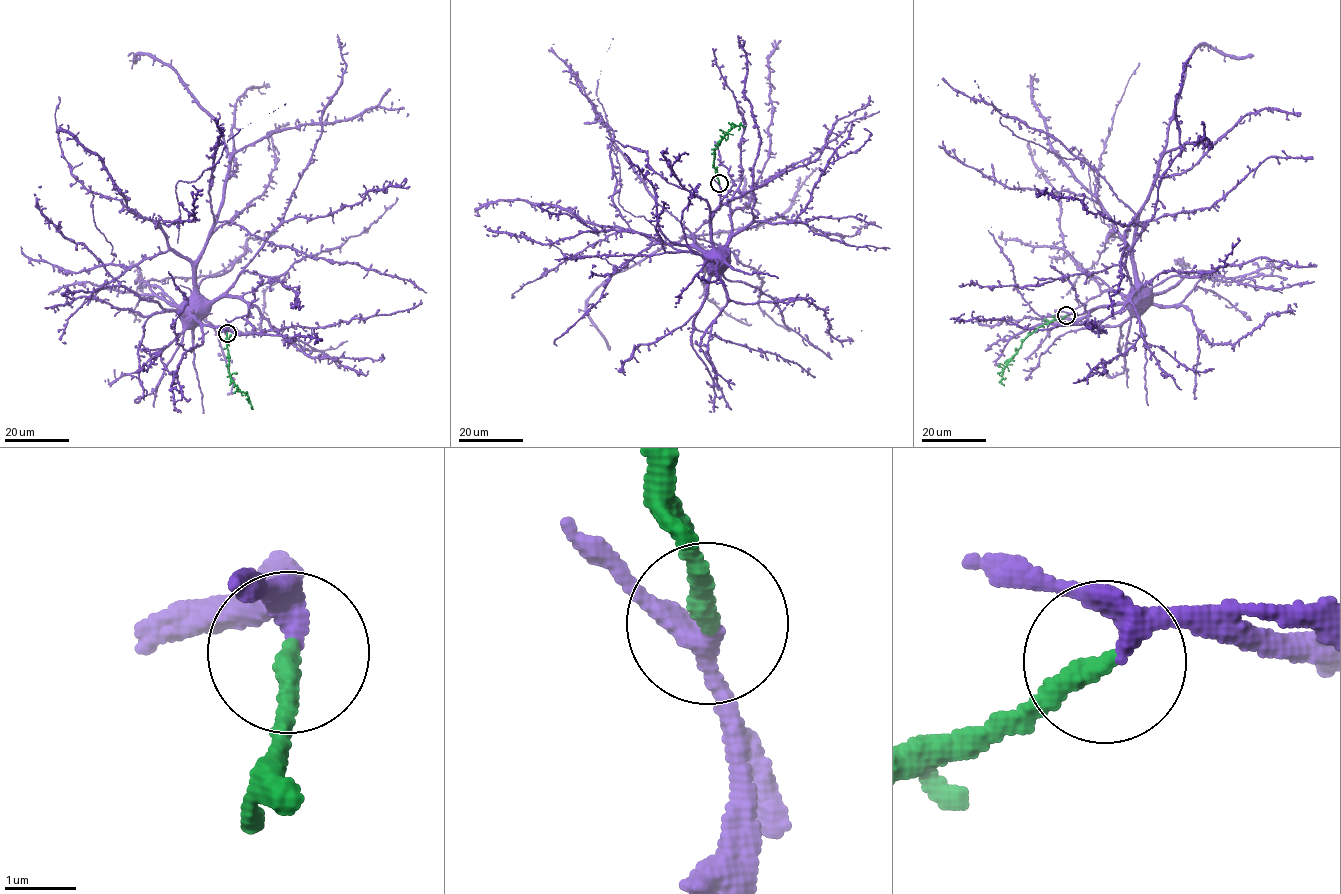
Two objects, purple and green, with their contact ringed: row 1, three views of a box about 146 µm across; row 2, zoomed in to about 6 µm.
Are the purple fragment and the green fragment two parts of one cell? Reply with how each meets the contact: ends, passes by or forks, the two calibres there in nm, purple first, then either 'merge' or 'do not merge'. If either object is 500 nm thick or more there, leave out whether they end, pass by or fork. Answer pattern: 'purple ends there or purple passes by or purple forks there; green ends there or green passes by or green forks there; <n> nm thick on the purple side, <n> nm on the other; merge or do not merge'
purple passes by; green ends there; 240 nm thick on the purple side, 300 nm on the other; merge

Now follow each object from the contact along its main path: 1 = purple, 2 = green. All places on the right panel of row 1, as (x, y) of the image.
1: (1067, 315), (1116, 305), (1131, 295)
2: (1066, 315), (1038, 326), (1022, 342), (1005, 366), (1001, 382), (1004, 385)

